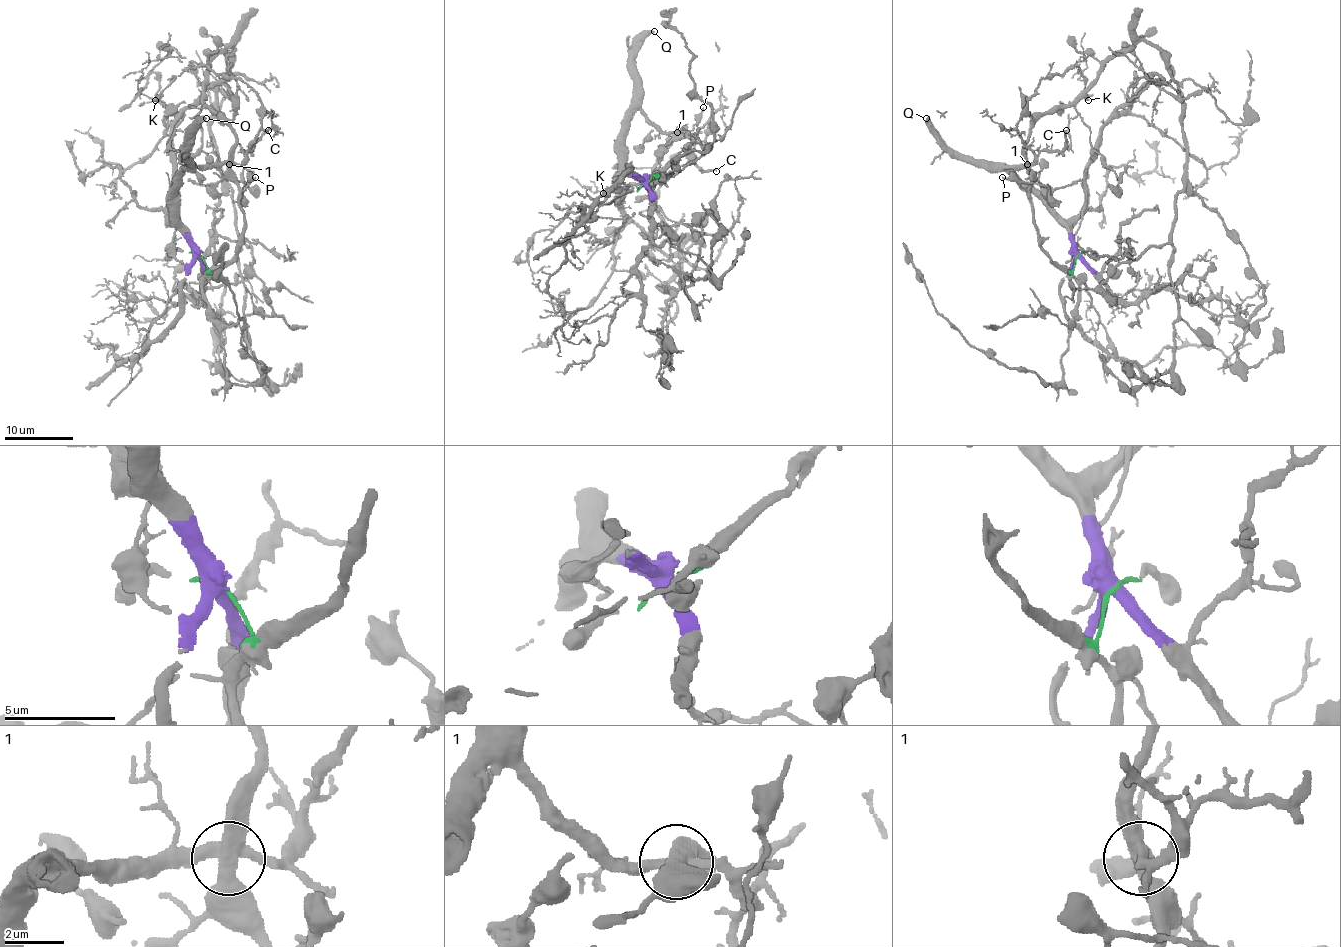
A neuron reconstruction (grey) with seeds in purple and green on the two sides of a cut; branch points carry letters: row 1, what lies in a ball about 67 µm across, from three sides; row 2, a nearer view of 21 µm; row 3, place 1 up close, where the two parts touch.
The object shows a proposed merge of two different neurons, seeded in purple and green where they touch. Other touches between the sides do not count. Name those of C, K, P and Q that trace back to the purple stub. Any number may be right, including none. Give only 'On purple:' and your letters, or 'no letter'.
On purple: C, K, Q

